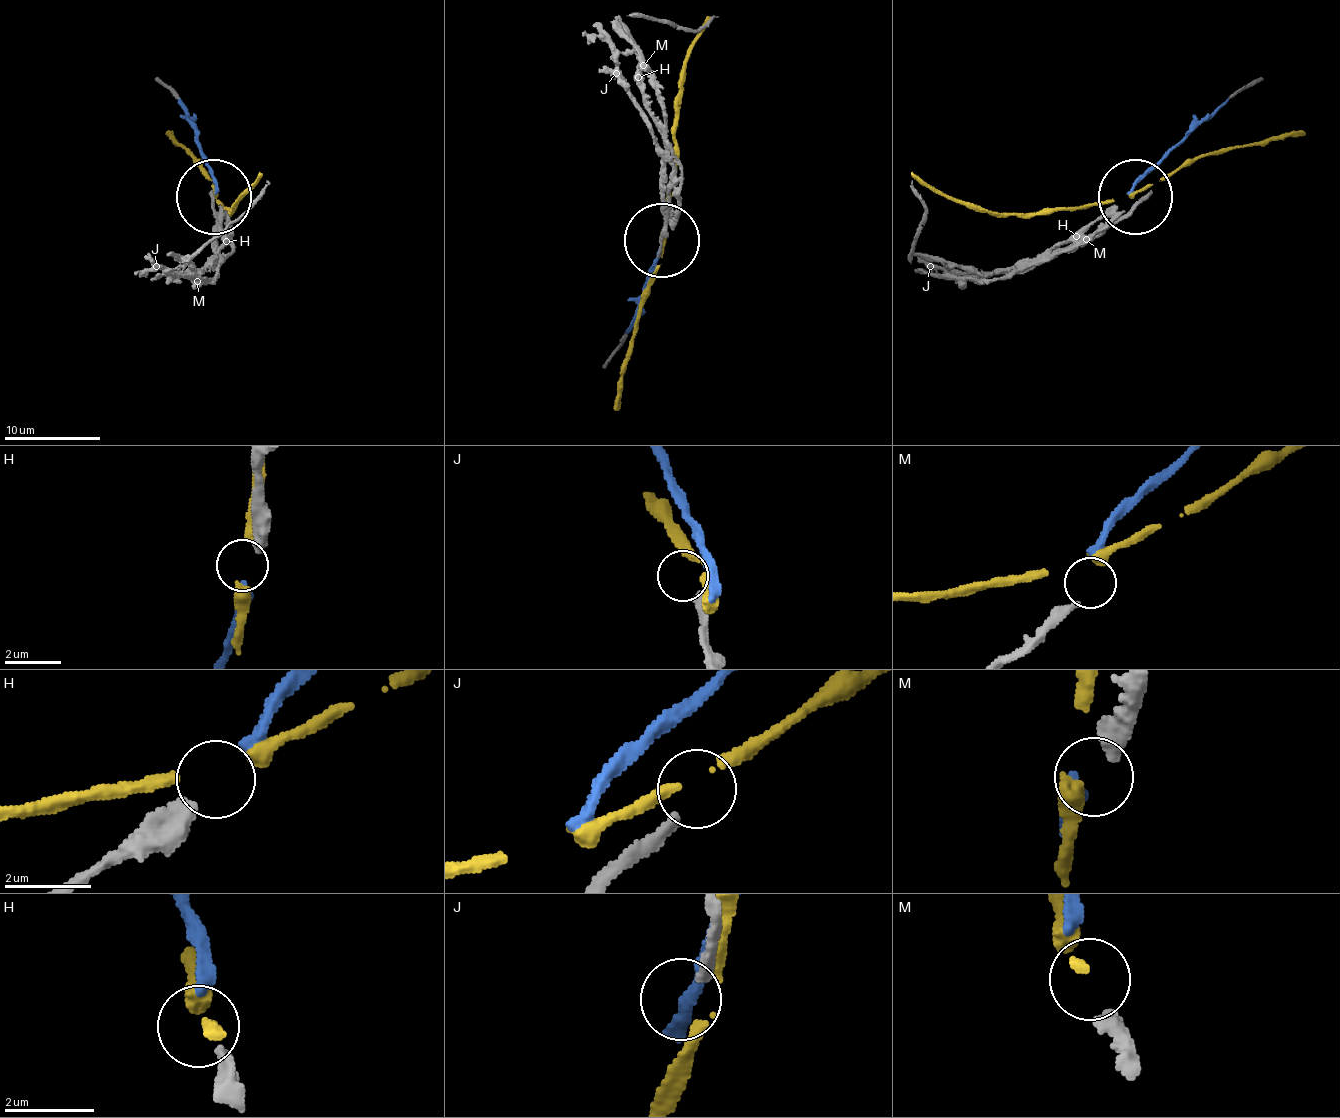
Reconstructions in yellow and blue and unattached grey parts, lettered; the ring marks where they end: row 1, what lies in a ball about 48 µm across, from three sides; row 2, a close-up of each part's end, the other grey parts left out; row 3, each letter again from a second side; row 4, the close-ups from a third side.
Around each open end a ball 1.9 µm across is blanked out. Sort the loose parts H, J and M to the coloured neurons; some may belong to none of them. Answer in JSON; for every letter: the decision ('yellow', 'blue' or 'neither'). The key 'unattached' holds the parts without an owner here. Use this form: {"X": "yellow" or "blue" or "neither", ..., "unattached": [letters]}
{"H": "blue", "J": "neither", "M": "neither", "unattached": ["J", "M"]}

